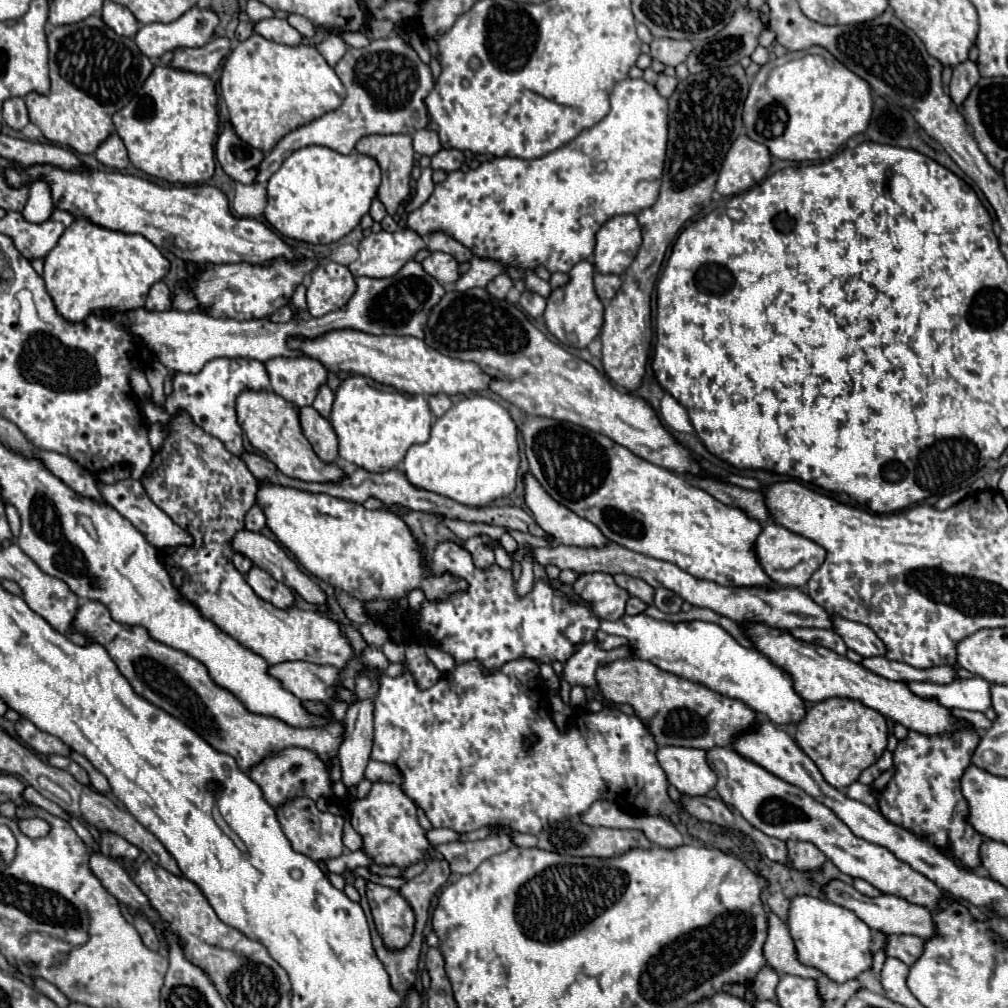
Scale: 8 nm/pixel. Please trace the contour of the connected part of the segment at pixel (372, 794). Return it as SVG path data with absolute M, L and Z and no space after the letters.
M374 782L368 796L356 798L356 802L344 800L342 806L344 806L344 810L350 812L352 828L364 838L362 850L366 854L370 854L370 858L376 864L406 868L406 866L418 862L430 846L424 836L424 830L418 824L414 802L410 802L410 798L406 798L402 788L396 784Z

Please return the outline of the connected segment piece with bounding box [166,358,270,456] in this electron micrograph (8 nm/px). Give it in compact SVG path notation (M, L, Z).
M216 358L210 360L198 374L176 374L174 392L166 398L166 414L176 418L182 412L188 412L192 422L200 426L210 436L218 438L228 452L242 454L242 430L236 424L234 402L242 390L264 390L270 388L268 372L262 362L254 362L250 358Z

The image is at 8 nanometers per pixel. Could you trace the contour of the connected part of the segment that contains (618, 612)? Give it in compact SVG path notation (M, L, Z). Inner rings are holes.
M580 574L572 584L572 594L590 604L594 616L602 620L622 618L630 600L630 594L614 582L612 574Z

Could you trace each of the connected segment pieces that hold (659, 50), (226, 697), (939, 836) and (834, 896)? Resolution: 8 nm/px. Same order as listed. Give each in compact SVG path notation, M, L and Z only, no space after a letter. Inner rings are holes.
M654 38L650 42L650 56L666 66L678 66L686 62L692 52L692 44L686 40L670 40L670 38Z
M100 602L82 604L74 616L72 628L90 638L92 642L102 644L108 650L108 654L118 664L120 672L130 682L136 694L186 722L218 752L236 758L238 766L244 772L248 772L264 756L278 752L286 746L314 750L326 762L330 762L330 758L338 752L344 732L342 724L330 722L326 728L292 728L282 720L248 712L228 690L212 682L204 664L200 664L198 660L190 658L180 650L174 650L166 644L152 640L142 626L114 622L110 618L108 608Z
M974 728L940 736L908 732L908 738L898 742L898 748L894 750L896 776L882 790L878 800L886 820L918 834L938 848L948 850L952 858L958 858L970 870L980 866L978 846L982 836L964 820L968 806L960 794L958 778L964 768L970 766L970 756L978 744L978 738L980 736Z
M830 880L828 884L822 886L822 892L826 896L826 900L844 906L852 912L856 912L856 916L868 924L870 930L880 930L886 934L914 934L920 938L930 938L934 932L934 924L932 924L932 914L928 908L924 906L916 906L906 902L904 898L898 896L890 896L890 894L880 894L876 898L868 898L864 894L860 894L854 886L842 882L842 880Z

